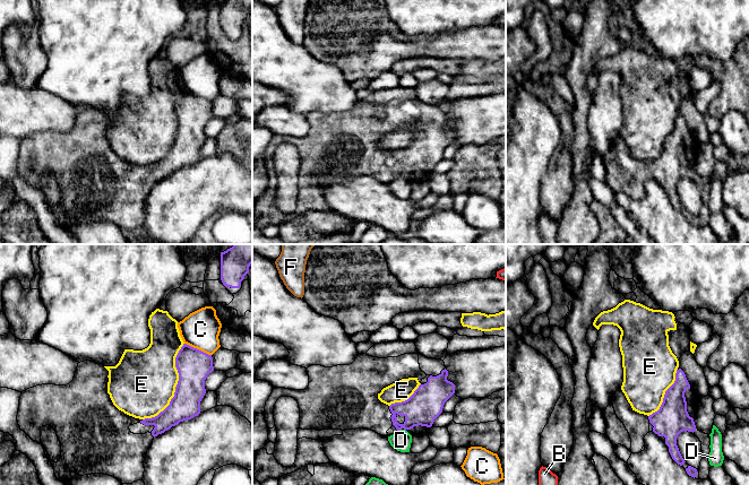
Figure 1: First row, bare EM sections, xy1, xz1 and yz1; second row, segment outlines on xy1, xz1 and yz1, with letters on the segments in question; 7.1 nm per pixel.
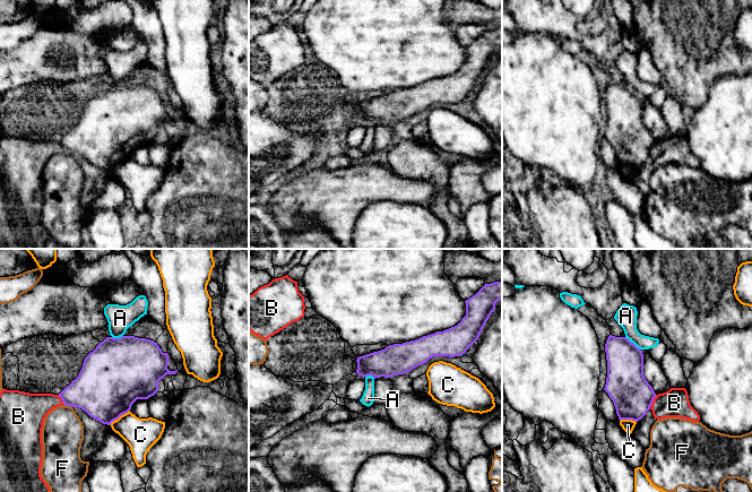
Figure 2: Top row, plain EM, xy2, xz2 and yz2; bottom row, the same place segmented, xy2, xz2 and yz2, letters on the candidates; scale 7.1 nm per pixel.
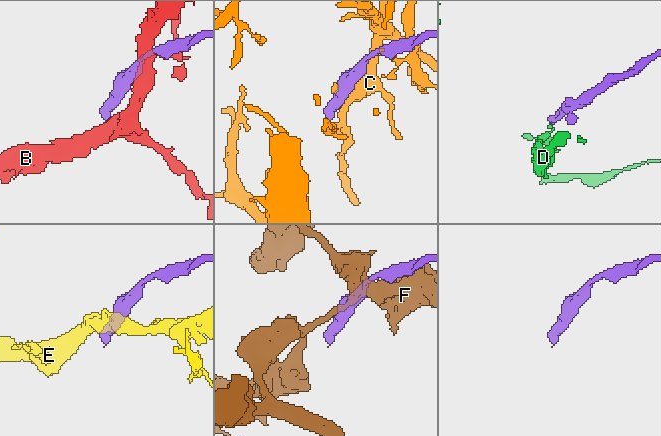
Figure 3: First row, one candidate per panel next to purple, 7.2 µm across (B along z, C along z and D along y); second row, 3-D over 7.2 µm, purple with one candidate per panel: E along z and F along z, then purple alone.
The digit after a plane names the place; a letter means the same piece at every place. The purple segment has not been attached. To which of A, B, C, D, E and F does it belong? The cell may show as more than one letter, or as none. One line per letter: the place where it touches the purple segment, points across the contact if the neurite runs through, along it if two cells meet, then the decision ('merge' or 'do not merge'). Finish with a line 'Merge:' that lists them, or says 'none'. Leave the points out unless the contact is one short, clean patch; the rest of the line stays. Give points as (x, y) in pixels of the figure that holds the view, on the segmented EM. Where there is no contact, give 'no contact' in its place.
A: meets purple in yz2 at (632, 343); border along yz2 (625, 336), (640, 350); do not merge
B: meets purple in yz2 at (653, 400); do not merge
C: meets purple in xy1 at (198, 349); do not merge
D: meets purple in xz1 at (398, 430); border along xz1 (401, 429), (397, 431); do not merge
E: meets purple in xy1 at (175, 387); do not merge
F: meets purple in xy2 at (68, 405); border along xy2 (65, 404), (71, 407); do not merge
Merge: none

